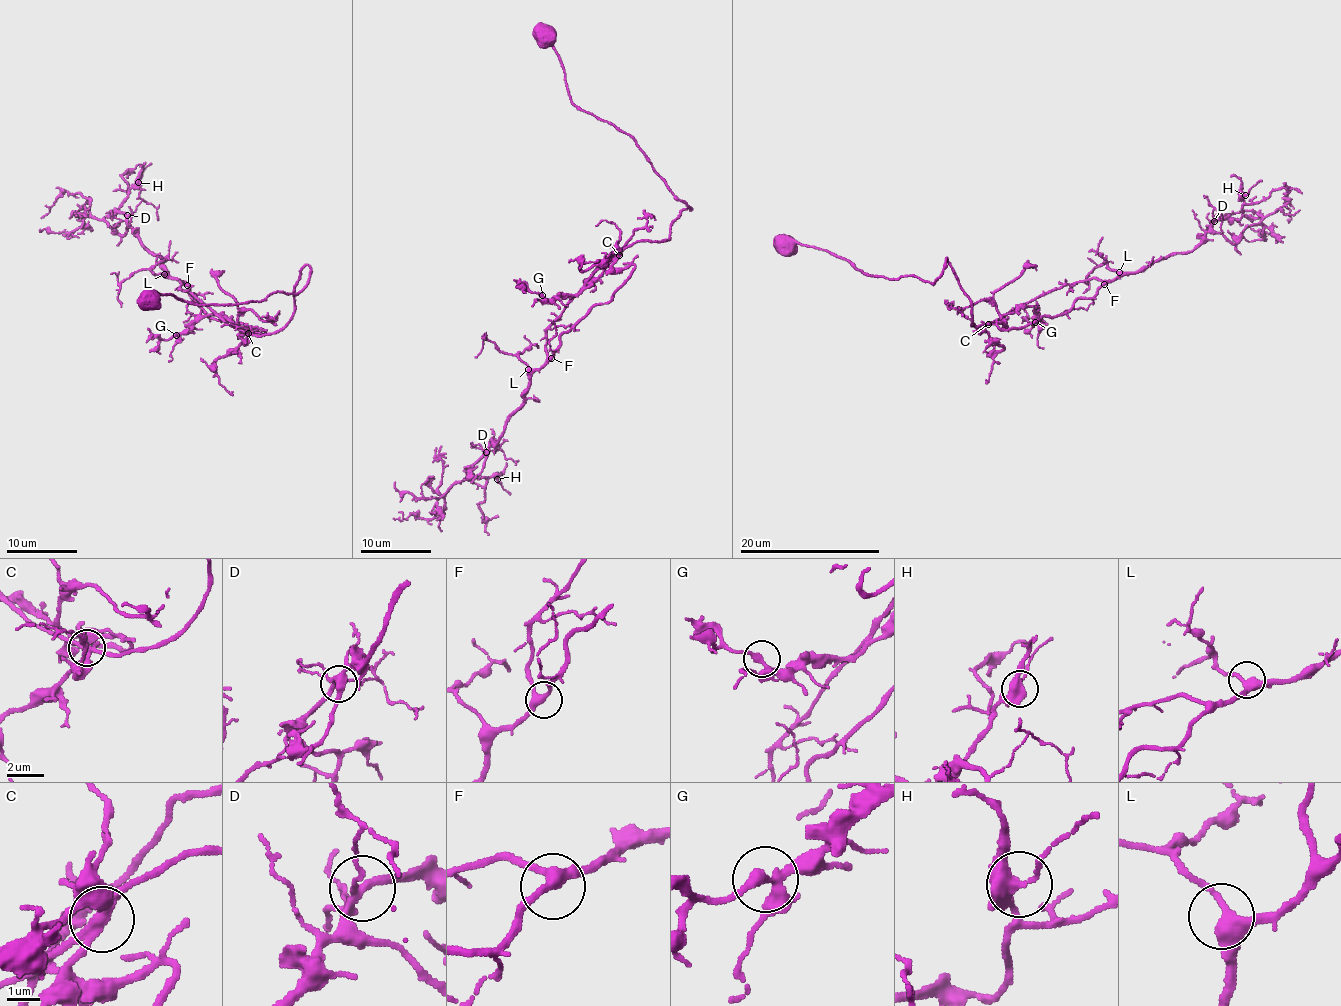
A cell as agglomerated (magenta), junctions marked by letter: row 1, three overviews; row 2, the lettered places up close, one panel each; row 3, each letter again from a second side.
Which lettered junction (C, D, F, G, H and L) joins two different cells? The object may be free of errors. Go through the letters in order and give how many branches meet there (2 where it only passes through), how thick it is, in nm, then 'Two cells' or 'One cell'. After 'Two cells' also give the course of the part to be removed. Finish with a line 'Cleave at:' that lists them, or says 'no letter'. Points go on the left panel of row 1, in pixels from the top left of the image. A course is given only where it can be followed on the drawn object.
C: Branches: 4. Thickness 280 nm. One cell
D: Branches: 4. Thickness 220 nm. One cell
F: Branches: 3. Thickness 320 nm. One cell
G: Branches: 3. Thickness 260 nm. One cell
H: Branches: 4. Thickness 360 nm. One cell
L: Branches: 3. Thickness 360 nm. One cell
Cleave at: no letter

